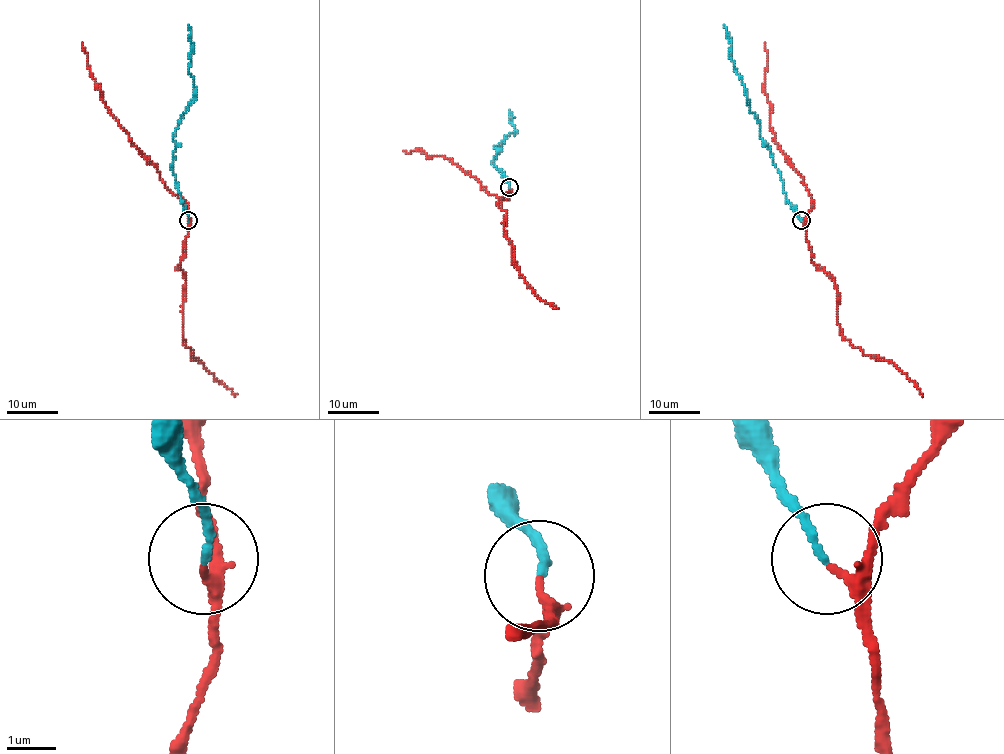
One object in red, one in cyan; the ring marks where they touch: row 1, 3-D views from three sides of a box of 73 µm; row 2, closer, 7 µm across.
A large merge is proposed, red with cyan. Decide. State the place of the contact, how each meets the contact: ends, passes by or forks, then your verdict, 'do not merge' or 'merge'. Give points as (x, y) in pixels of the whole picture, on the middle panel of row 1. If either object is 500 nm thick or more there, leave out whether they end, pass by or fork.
place (509, 187); red passes by; cyan ends; merge

